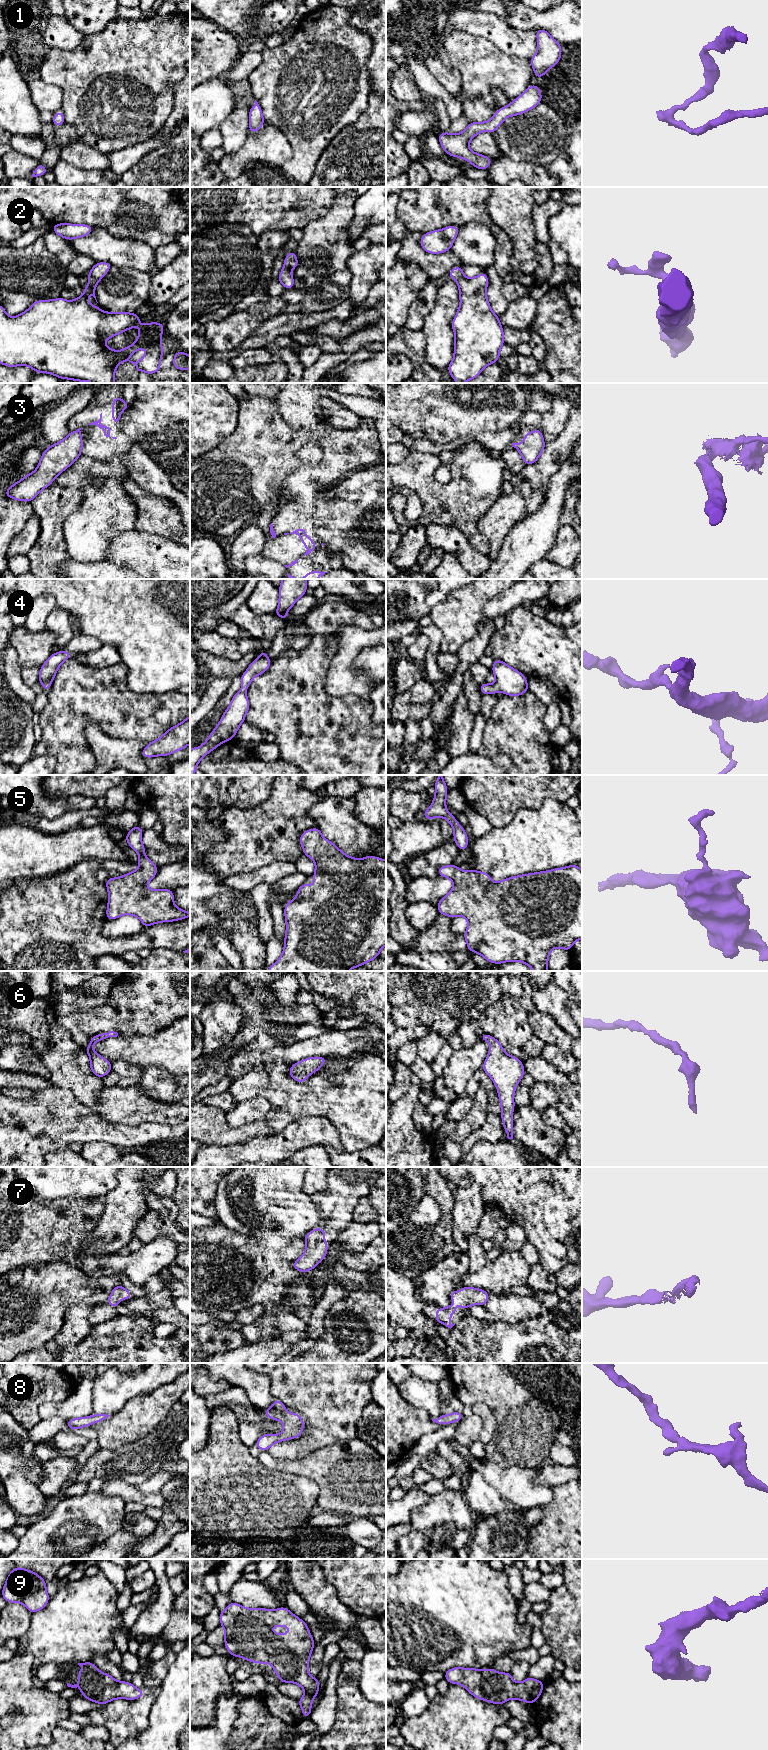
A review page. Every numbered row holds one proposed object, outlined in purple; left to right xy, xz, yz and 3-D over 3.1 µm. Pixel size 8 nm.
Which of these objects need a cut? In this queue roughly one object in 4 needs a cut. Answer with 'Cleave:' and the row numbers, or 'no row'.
Cleave: 3

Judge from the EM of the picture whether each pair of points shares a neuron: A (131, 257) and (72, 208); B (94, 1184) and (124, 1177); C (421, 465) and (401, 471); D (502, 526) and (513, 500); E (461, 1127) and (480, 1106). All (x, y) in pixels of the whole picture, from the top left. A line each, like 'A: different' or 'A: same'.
A: different
B: different
C: same
D: same
E: same

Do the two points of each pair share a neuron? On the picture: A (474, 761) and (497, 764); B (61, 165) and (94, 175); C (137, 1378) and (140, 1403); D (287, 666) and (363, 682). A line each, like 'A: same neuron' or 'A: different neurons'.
A: same neuron
B: same neuron
C: different neurons
D: different neurons

